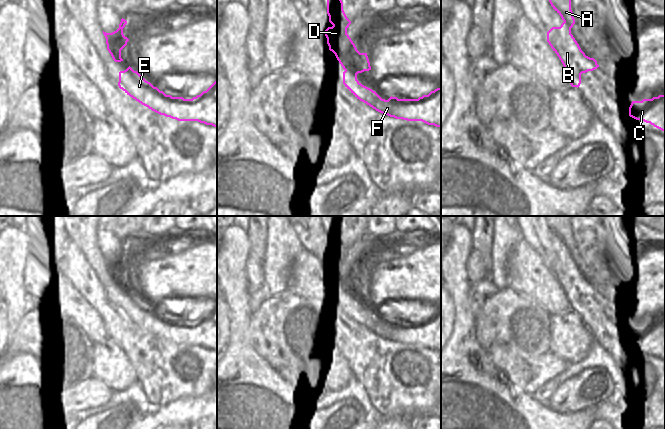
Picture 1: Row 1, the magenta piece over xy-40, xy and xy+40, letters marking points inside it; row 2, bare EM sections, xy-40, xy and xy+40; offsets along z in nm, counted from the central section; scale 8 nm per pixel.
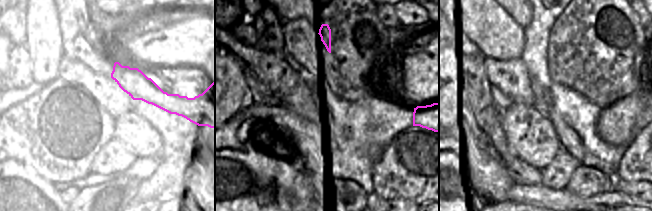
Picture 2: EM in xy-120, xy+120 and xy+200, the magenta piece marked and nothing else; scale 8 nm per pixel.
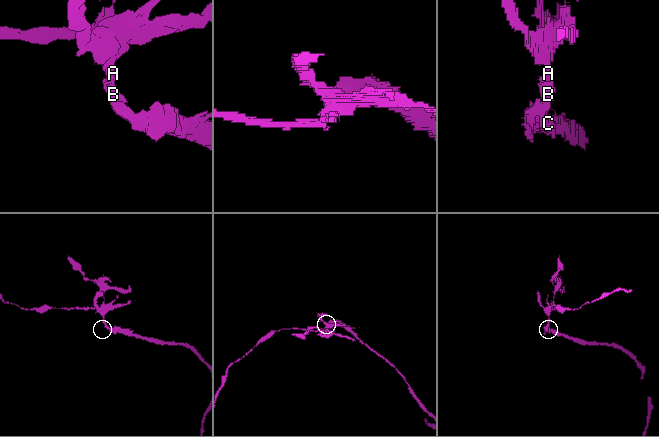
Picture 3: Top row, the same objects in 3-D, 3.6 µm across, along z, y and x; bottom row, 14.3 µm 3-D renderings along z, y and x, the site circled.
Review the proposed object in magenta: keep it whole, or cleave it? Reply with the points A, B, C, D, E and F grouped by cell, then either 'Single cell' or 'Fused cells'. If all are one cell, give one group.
Groups: A B D / C E F. Fused cells

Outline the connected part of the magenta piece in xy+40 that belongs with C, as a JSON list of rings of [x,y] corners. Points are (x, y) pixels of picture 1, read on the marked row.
[[[665,94],[652,99],[632,101],[629,116],[665,131]]]

